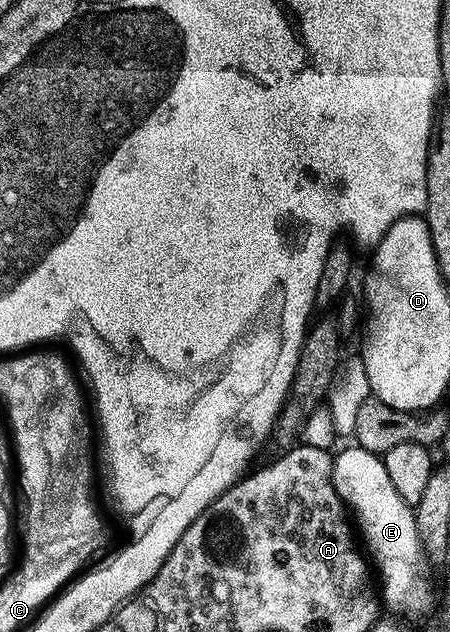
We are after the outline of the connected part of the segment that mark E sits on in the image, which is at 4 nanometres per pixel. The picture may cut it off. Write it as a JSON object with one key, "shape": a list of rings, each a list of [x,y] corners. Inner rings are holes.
{"shape":[[[359,446],[344,449],[333,459],[332,481],[336,493],[353,512],[363,543],[377,570],[383,603],[398,612],[424,612],[434,596],[426,584],[423,544],[413,507],[398,494],[383,459]],[[360,526],[360,528],[359,528]],[[376,562],[376,564],[375,564]]]}

